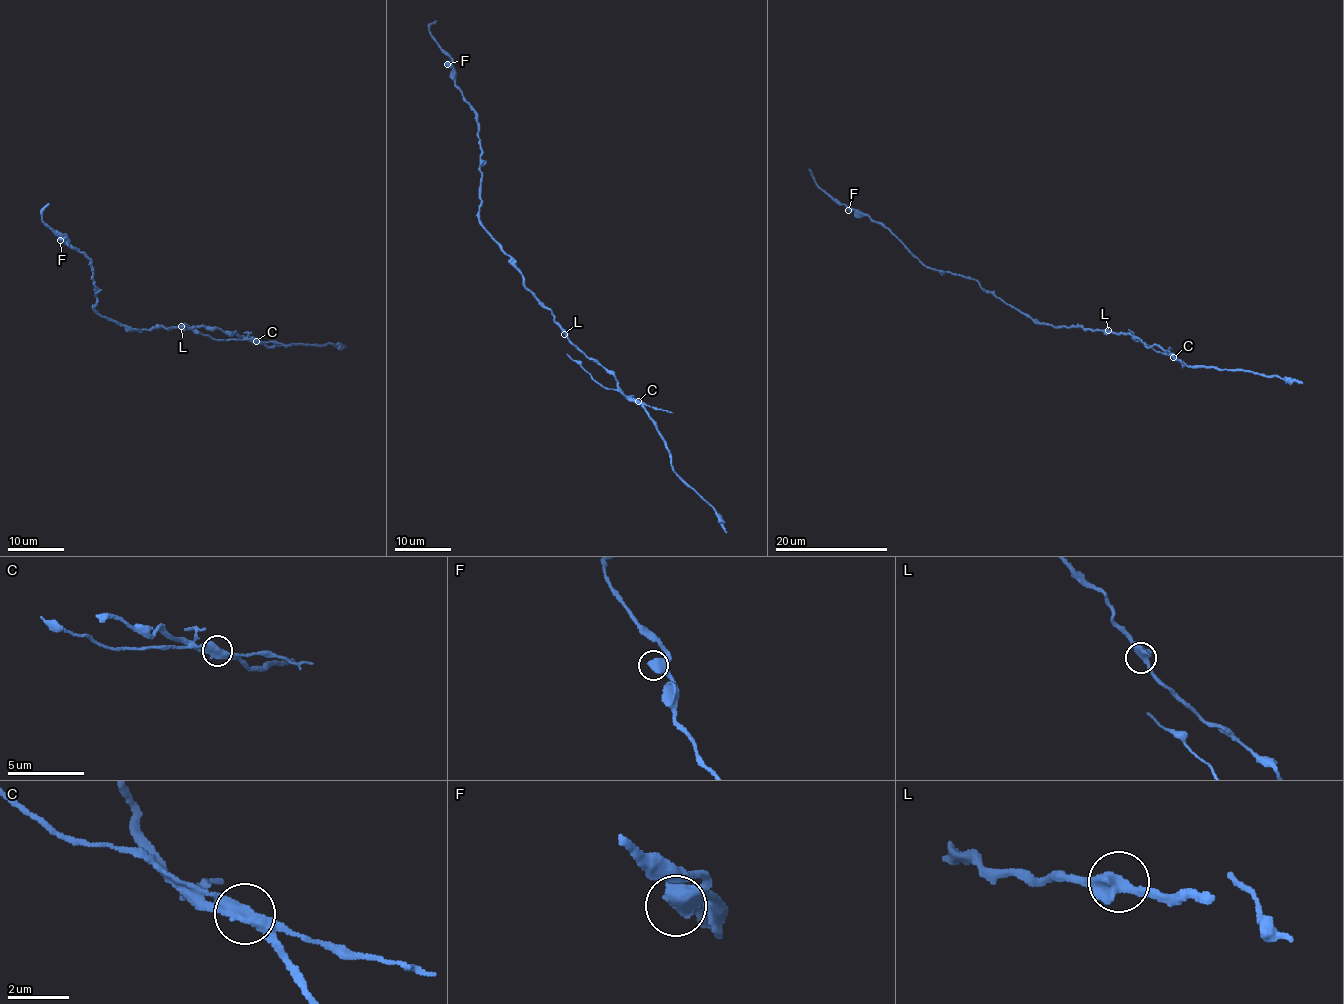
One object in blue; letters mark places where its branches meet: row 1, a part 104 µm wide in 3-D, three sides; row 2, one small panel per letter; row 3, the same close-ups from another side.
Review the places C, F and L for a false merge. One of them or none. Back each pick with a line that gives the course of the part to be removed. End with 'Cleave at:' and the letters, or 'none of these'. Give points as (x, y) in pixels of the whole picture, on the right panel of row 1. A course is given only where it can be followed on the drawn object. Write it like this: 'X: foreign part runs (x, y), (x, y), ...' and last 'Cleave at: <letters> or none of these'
C: foreign part runs (1174, 357), (1156, 352), (1128, 329)
Cleave at: C

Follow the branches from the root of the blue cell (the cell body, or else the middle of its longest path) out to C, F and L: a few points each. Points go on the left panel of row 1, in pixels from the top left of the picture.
C: (140, 331), (168, 327), (217, 327), (255, 340)
F: (140, 331), (128, 329), (94, 310), (96, 288), (90, 260), (69, 243), (60, 240)
L: (140, 331), (181, 326)

